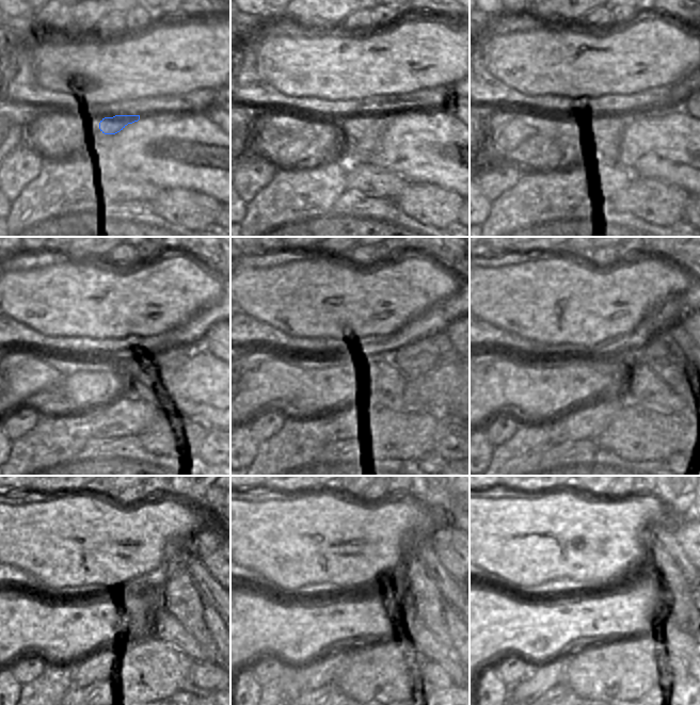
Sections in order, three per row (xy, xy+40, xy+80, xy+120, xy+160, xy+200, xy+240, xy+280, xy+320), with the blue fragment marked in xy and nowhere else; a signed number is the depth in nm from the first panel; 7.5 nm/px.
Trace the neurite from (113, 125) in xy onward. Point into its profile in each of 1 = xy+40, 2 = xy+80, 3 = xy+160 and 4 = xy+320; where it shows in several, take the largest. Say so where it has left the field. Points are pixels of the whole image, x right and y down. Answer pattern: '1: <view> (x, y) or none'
1: xy+40 (364, 133)
2: xy+80 (608, 129)
3: xy+160 (401, 393)
4: xy+320 (681, 647)

